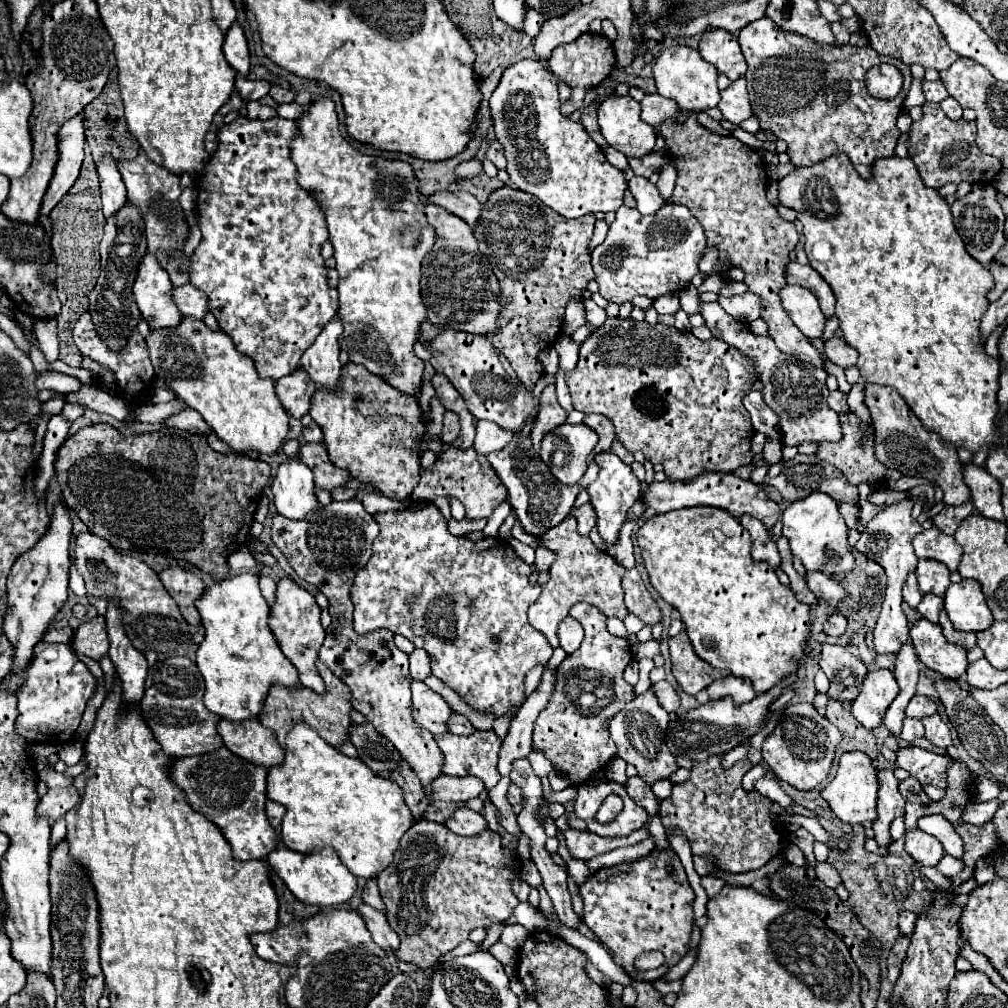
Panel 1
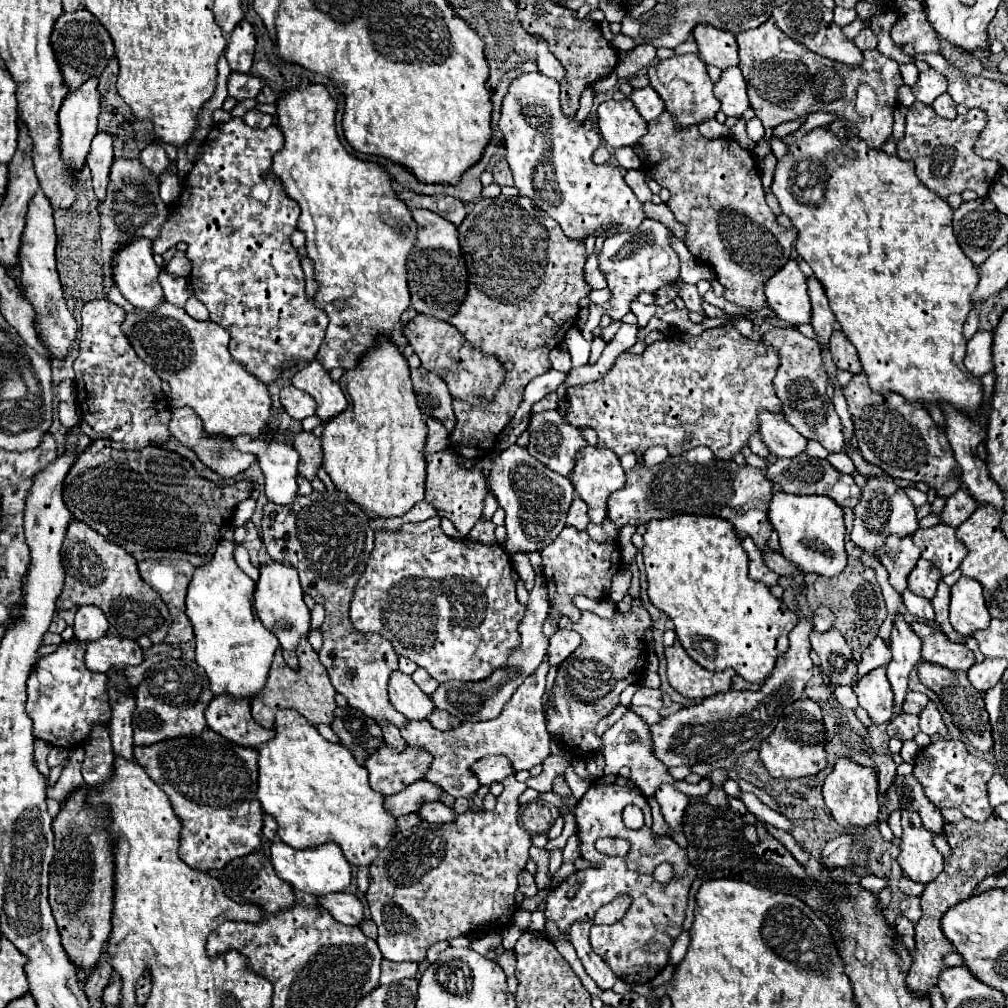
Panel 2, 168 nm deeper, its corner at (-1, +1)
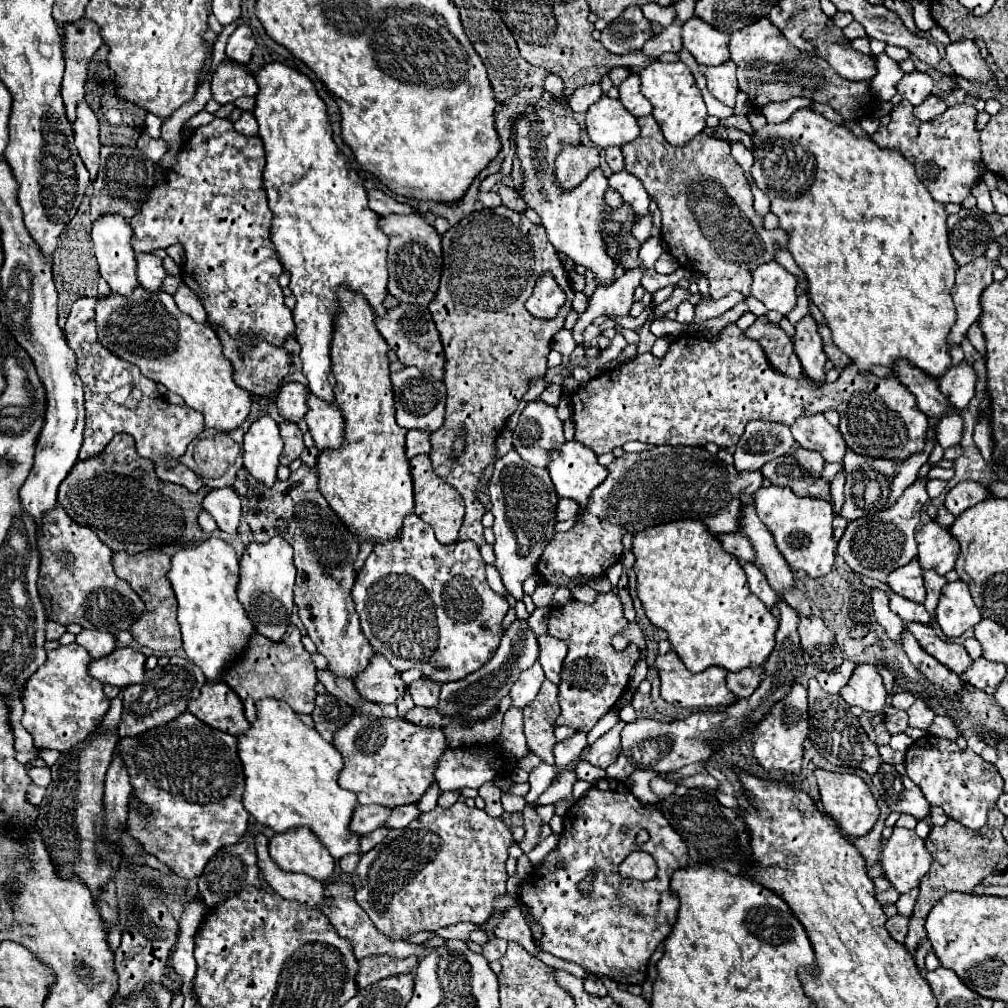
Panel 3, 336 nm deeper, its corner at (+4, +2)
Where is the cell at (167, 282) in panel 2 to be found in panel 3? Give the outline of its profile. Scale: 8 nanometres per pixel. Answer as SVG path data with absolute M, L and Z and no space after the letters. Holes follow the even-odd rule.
M138 253L136 267L138 267L138 283L148 291L158 291L162 285L162 279L166 277L162 259L152 253Z

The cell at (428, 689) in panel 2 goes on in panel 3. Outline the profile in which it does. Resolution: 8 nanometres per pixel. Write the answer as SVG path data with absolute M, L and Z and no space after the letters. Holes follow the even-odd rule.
M420 679L420 681L414 681L410 687L412 687L412 699L416 705L420 705L420 707L436 707L438 705L438 695L440 695L438 683L424 685Z

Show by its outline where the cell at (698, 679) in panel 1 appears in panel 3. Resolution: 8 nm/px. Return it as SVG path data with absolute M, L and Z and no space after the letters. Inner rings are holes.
M668 651L666 655L656 657L656 667L660 671L660 695L666 703L674 707L718 707L718 705L732 705L736 701L736 695L726 687L726 669L722 667L710 667L702 673L690 673L684 663L678 659L676 651Z

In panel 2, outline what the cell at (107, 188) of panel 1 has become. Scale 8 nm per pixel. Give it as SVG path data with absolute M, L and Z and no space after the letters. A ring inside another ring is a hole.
M97 132L97 136L91 142L91 150L87 154L87 164L91 168L93 176L93 190L97 200L101 202L107 198L107 184L113 164L113 138L107 132Z

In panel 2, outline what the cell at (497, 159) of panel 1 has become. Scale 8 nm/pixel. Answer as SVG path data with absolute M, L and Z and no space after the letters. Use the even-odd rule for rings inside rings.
M499 160L495 166L493 166L493 178L499 186L511 186L513 184L513 176L511 176L511 170L507 168L507 162L505 160Z

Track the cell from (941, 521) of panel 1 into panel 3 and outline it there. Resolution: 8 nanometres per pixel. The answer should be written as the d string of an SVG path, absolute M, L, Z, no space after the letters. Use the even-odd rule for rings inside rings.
M962 481L954 489L948 491L944 505L950 513L960 515L968 507L984 501L986 497L990 497L990 489L986 485L980 485L980 483L974 483L974 481Z

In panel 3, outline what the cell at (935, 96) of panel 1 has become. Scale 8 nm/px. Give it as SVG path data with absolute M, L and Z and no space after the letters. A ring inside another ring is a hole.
M920 71L908 73L896 83L898 95L902 95L902 99L910 101L912 105L920 105L930 95L932 87L934 87L934 81L930 79L930 75Z

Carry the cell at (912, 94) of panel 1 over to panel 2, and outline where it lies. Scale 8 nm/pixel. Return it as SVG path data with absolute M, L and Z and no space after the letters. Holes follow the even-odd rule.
M903 64L903 66L901 66L901 76L903 76L903 82L905 82L907 86L913 86L915 80L919 78L919 70L917 70L915 64Z

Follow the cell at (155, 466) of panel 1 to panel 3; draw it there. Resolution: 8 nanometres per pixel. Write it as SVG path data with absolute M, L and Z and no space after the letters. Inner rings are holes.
M116 435L98 457L76 463L58 489L58 505L78 525L90 527L112 551L140 553L142 545L200 543L204 533L196 517L208 491L202 487L198 493L190 493L182 485L158 481L152 463L136 453L134 439Z

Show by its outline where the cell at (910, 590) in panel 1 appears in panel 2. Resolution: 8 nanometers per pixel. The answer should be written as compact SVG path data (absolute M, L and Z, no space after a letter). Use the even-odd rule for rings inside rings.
M889 536L885 550L887 552L879 556L879 562L887 568L891 586L901 594L907 590L907 576L911 574L917 560L921 558L921 552L917 546L913 546L911 536L907 538Z

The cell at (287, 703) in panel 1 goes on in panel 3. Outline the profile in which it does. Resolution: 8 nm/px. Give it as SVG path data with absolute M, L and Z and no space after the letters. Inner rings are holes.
M290 625L282 641L270 641L260 633L254 633L250 639L250 647L246 647L246 655L238 659L232 671L222 675L224 683L234 689L234 693L244 703L244 715L248 721L256 719L256 703L262 697L274 697L286 701L296 713L312 713L316 699L316 665L312 663L310 653L304 649L300 641L300 631L296 625Z

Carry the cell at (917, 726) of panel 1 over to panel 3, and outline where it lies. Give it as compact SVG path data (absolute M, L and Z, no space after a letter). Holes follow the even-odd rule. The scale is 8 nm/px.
M888 705L888 707L884 707L882 713L884 713L884 725L886 725L886 729L892 735L906 731L906 727L908 727L908 715L906 715L906 711L894 709L894 707Z

